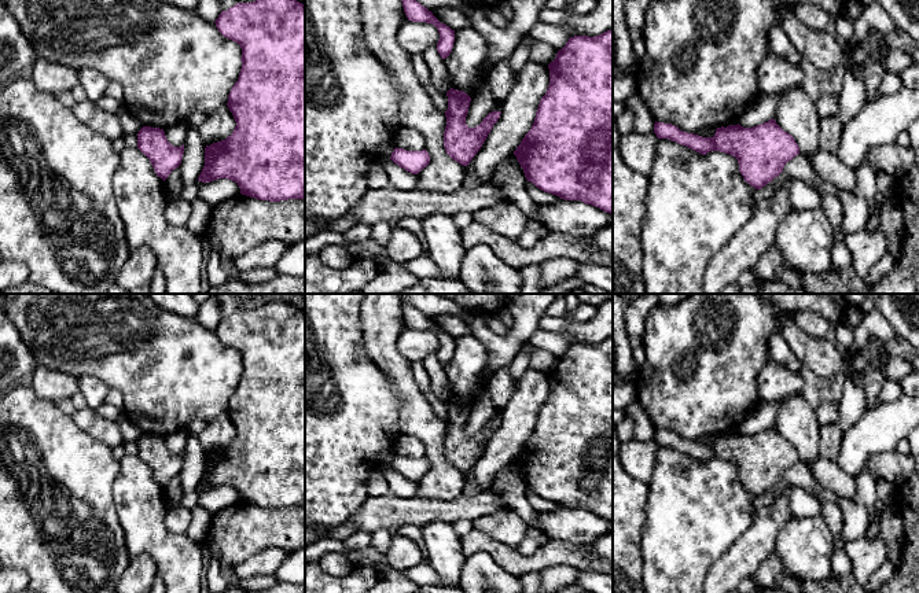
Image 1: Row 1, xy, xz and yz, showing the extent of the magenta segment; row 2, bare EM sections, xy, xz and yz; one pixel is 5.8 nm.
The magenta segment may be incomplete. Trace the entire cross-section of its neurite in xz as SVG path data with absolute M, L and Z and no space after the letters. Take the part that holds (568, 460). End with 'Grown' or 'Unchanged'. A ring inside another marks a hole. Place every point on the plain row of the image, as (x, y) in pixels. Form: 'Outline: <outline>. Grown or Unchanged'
Outline: M613 336L599 343L574 343L548 372L549 393L534 430L514 458L527 489L565 508L581 508L613 522Z. Unchanged

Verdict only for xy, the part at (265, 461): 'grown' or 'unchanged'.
unchanged

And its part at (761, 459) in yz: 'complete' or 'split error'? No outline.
complete

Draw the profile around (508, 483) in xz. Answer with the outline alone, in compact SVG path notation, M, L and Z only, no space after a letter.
M514 461L496 474L488 489L499 496L506 509L515 512L529 527L537 526L537 512L526 497L527 487Z

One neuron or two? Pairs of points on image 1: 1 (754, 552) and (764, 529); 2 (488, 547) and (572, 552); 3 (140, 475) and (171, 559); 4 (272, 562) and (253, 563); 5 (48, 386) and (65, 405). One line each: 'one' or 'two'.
1: one
2: one
3: one
4: one
5: two

